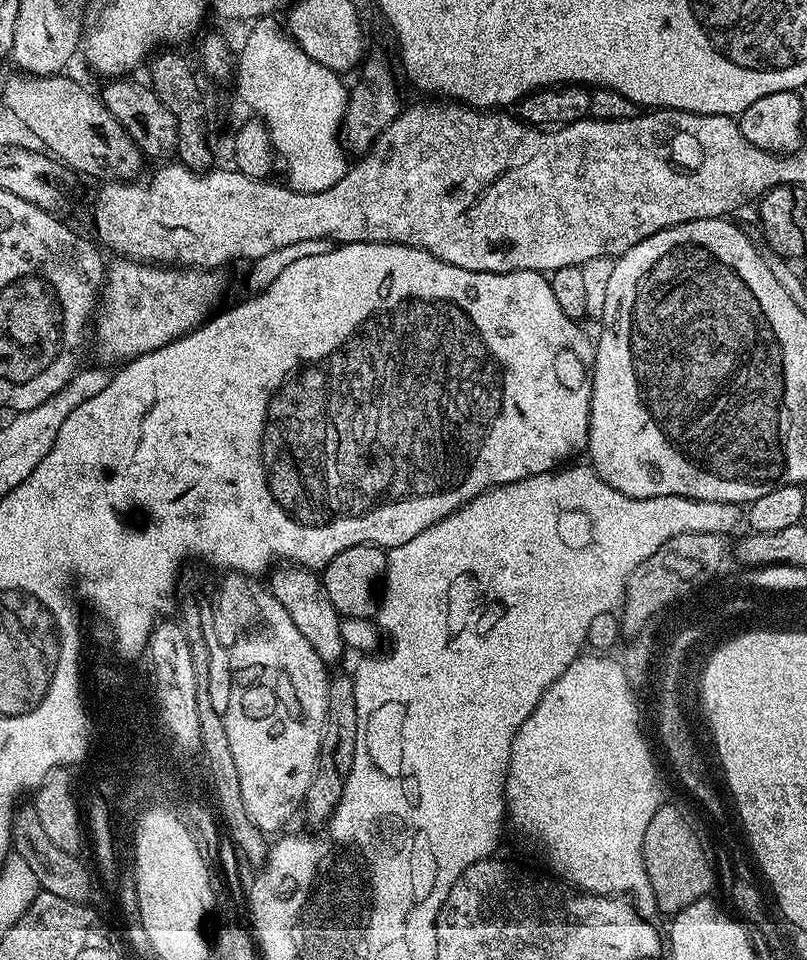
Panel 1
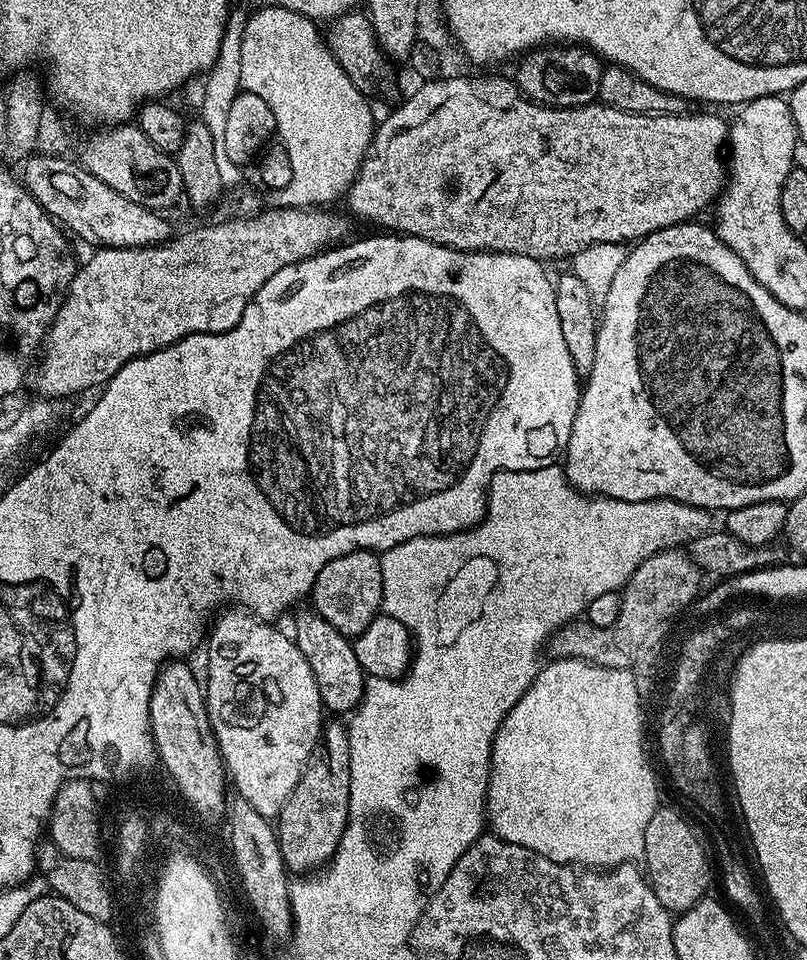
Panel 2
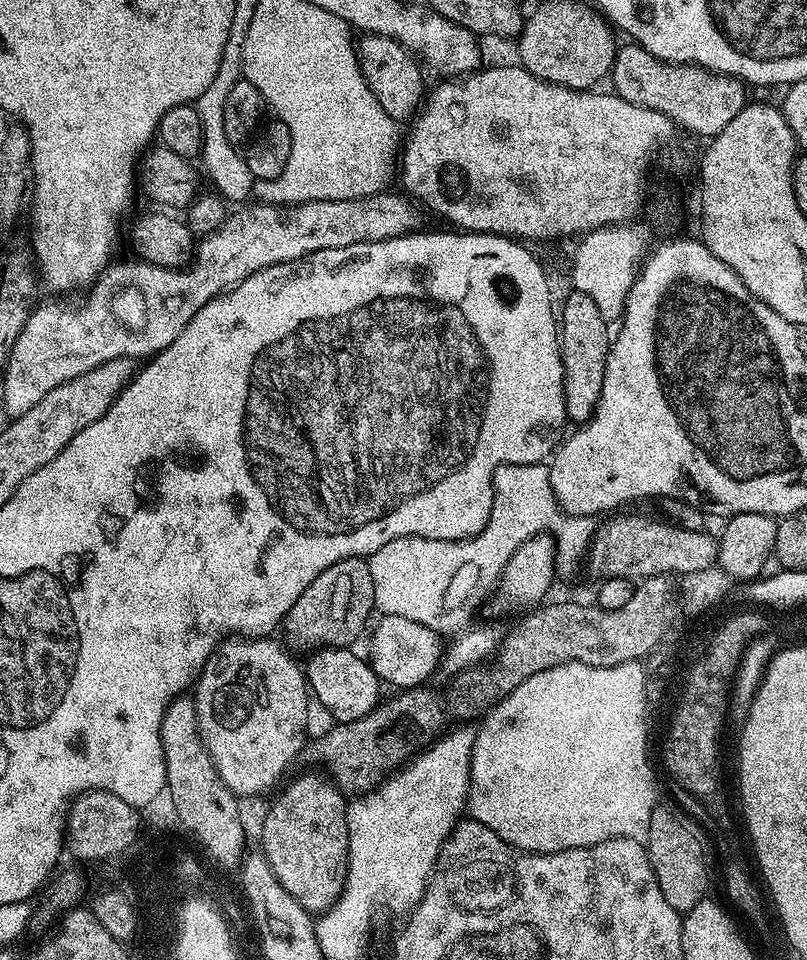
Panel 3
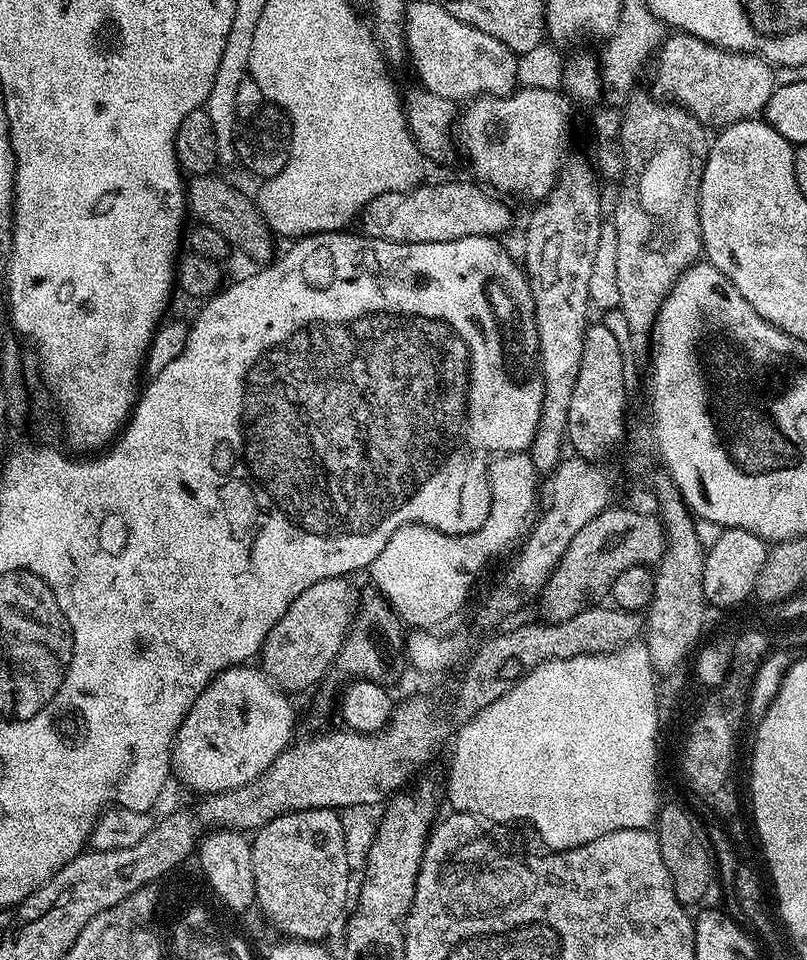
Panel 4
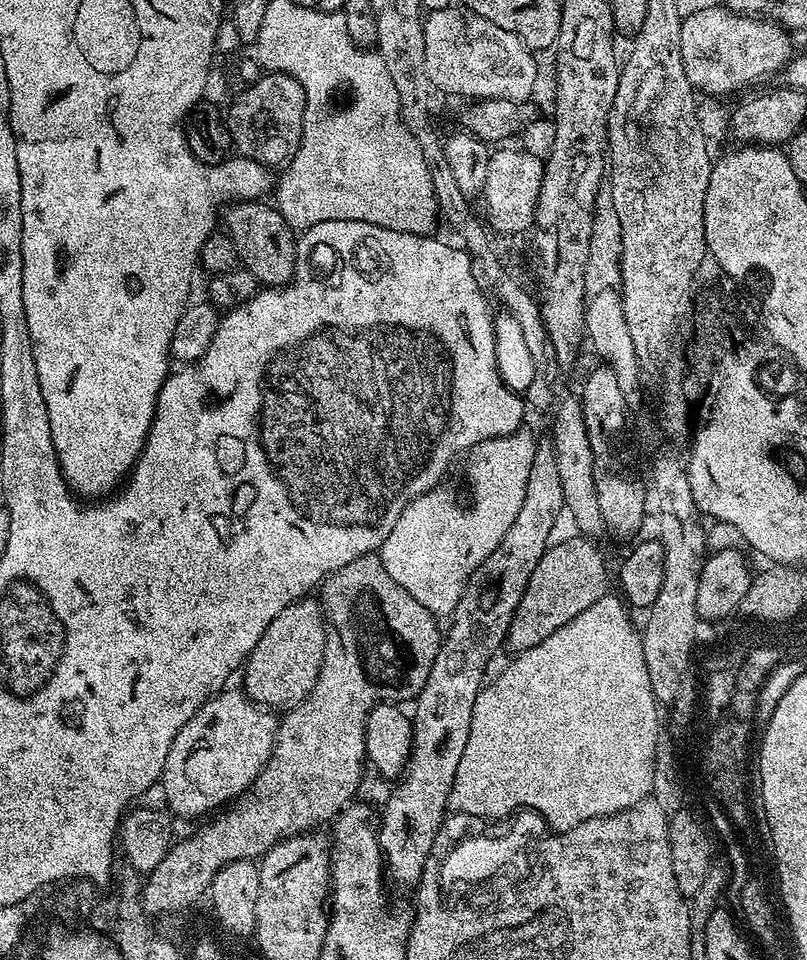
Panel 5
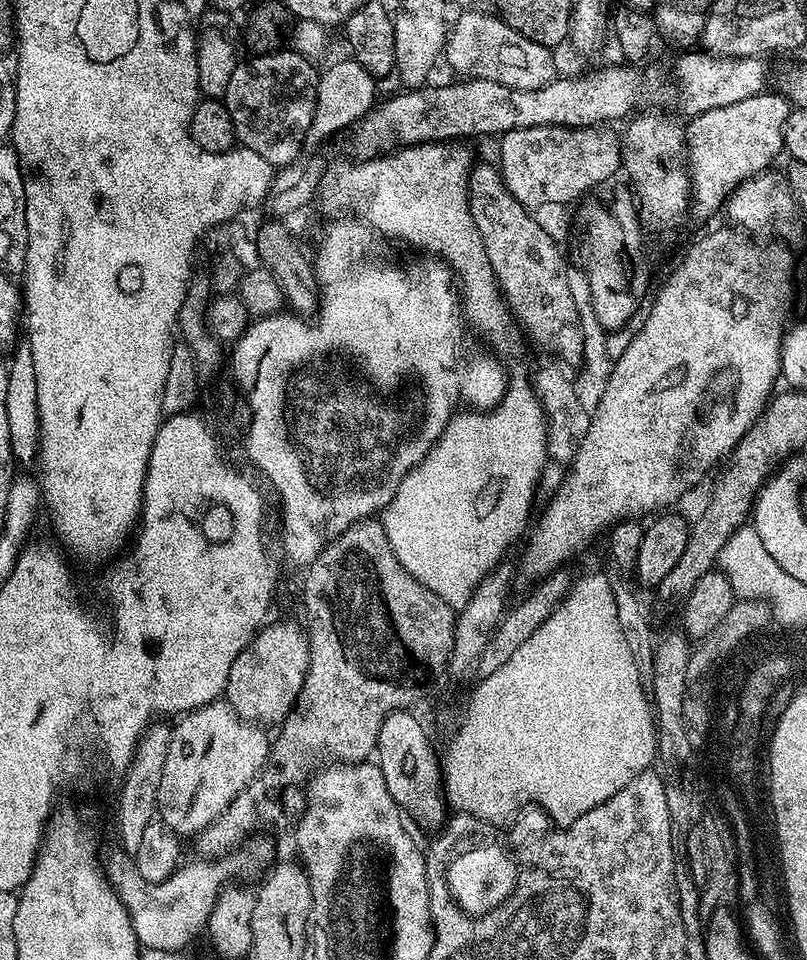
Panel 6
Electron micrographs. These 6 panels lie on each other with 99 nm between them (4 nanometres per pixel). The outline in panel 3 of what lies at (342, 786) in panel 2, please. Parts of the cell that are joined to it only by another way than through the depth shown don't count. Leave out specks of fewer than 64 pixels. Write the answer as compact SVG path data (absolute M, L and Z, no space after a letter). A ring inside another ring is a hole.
M308 772L288 785L283 785L284 793L273 802L264 816L264 825L260 828L259 851L264 853L266 862L270 862L270 870L274 870L274 878L282 882L282 886L308 912L323 914L342 894L344 883L348 877L348 804L345 793L336 787L327 775L319 776L316 772Z

